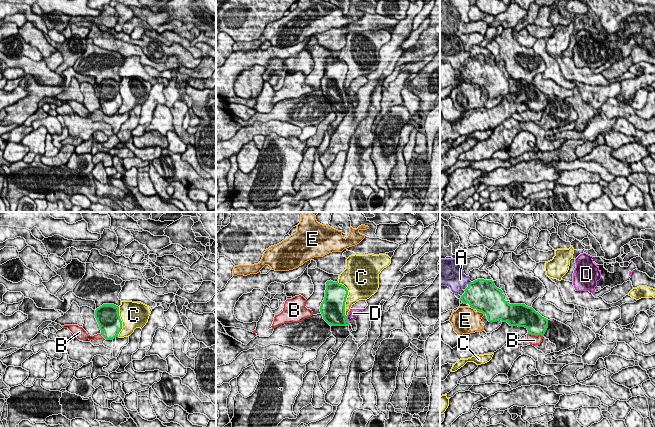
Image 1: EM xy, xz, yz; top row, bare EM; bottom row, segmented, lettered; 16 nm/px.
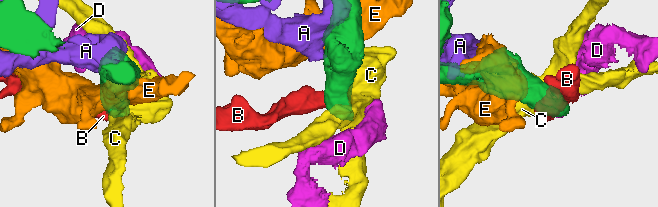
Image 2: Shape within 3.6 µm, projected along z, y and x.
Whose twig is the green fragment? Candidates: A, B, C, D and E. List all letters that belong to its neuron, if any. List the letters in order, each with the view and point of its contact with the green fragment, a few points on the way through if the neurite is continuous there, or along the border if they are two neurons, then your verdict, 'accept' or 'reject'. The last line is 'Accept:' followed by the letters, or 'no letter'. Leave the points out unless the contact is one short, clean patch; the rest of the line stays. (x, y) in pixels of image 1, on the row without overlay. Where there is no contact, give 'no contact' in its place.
A: meets green in yz at (469, 59); reject
B: meets green in yz at (535, 111); border along yz (528, 109), (542, 112); reject
C: meets green in xz at (346, 73); reject
D: meets green in xz at (347, 95); border along xz (346, 92), (349, 98); reject
E: meets green in yz at (480, 87); reject
Accept: no letter

